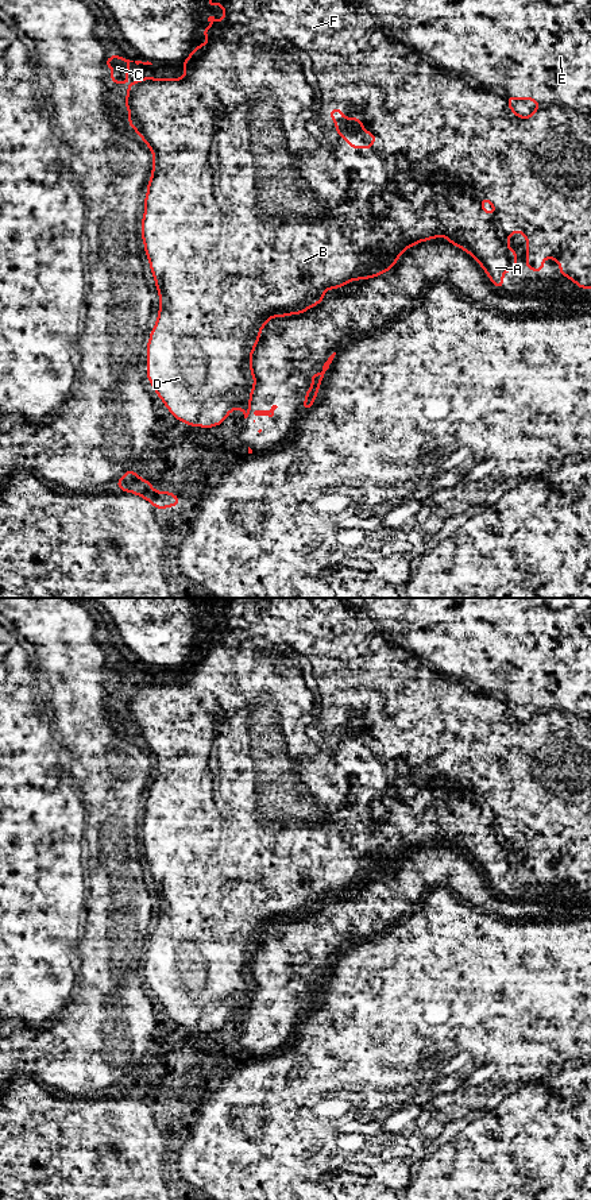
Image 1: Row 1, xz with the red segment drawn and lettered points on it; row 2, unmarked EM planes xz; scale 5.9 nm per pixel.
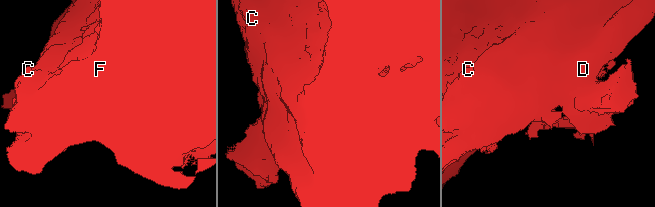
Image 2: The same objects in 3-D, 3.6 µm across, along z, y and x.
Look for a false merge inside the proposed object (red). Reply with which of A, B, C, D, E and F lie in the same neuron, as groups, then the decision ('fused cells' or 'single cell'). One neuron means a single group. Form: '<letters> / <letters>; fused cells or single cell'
A B C D E F; single cell

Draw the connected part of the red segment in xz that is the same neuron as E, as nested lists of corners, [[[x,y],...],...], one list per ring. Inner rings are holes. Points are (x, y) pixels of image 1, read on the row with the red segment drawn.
[[[208,0],[206,7],[220,4],[224,9],[224,18],[217,19],[209,16],[212,24],[202,31],[201,35],[208,35],[209,39],[200,46],[196,46],[192,54],[184,59],[185,76],[182,78],[152,78],[143,77],[135,80],[127,89],[125,108],[131,113],[127,123],[136,131],[152,153],[152,175],[147,184],[147,196],[144,198],[144,216],[142,219],[142,239],[144,242],[144,252],[150,261],[150,269],[155,279],[161,308],[158,320],[150,333],[147,343],[147,378],[152,385],[157,396],[161,397],[169,412],[179,421],[192,425],[212,428],[225,421],[227,416],[236,408],[240,408],[244,418],[250,414],[252,393],[256,386],[256,378],[252,371],[251,356],[255,346],[259,343],[259,335],[264,324],[271,317],[283,317],[290,315],[302,315],[305,310],[320,304],[327,298],[322,292],[327,289],[337,289],[349,283],[354,279],[367,279],[378,277],[389,271],[401,254],[416,246],[420,242],[430,240],[439,236],[445,236],[448,243],[468,252],[478,261],[482,269],[488,275],[490,281],[503,290],[503,273],[514,271],[517,267],[517,251],[510,248],[510,235],[521,232],[528,243],[525,251],[526,269],[540,273],[544,270],[544,258],[557,261],[560,265],[559,273],[573,281],[580,289],[591,290],[591,0]],[[507,99],[534,100],[538,107],[529,117],[519,116],[509,104]],[[336,107],[343,120],[355,119],[360,123],[362,131],[376,139],[370,147],[351,146],[348,136],[339,134],[339,126],[332,117],[332,108]],[[487,198],[495,215],[487,213],[482,201]]]

